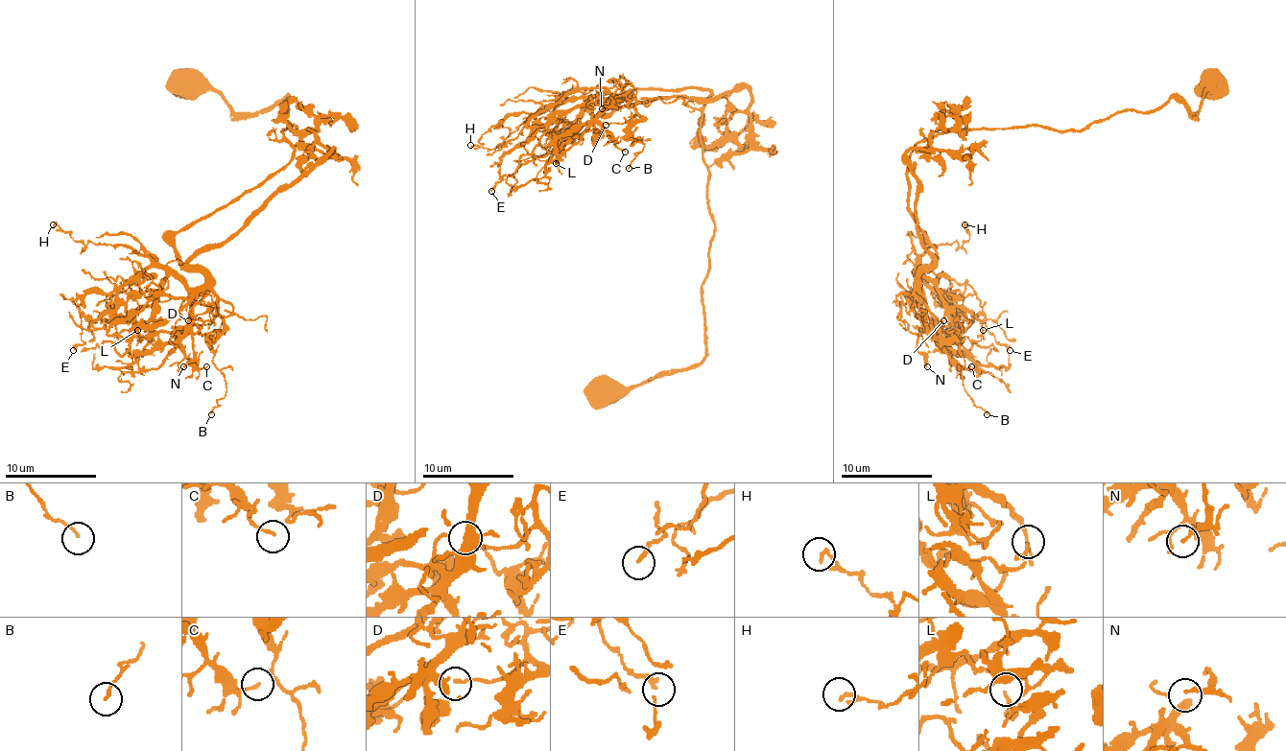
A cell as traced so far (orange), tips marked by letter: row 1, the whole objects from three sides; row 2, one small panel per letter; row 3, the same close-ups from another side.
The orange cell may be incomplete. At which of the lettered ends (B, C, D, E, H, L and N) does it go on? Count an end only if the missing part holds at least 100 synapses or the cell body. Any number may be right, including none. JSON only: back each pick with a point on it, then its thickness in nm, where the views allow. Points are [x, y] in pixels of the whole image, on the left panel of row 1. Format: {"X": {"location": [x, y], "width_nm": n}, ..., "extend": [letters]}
{"extend": []}

